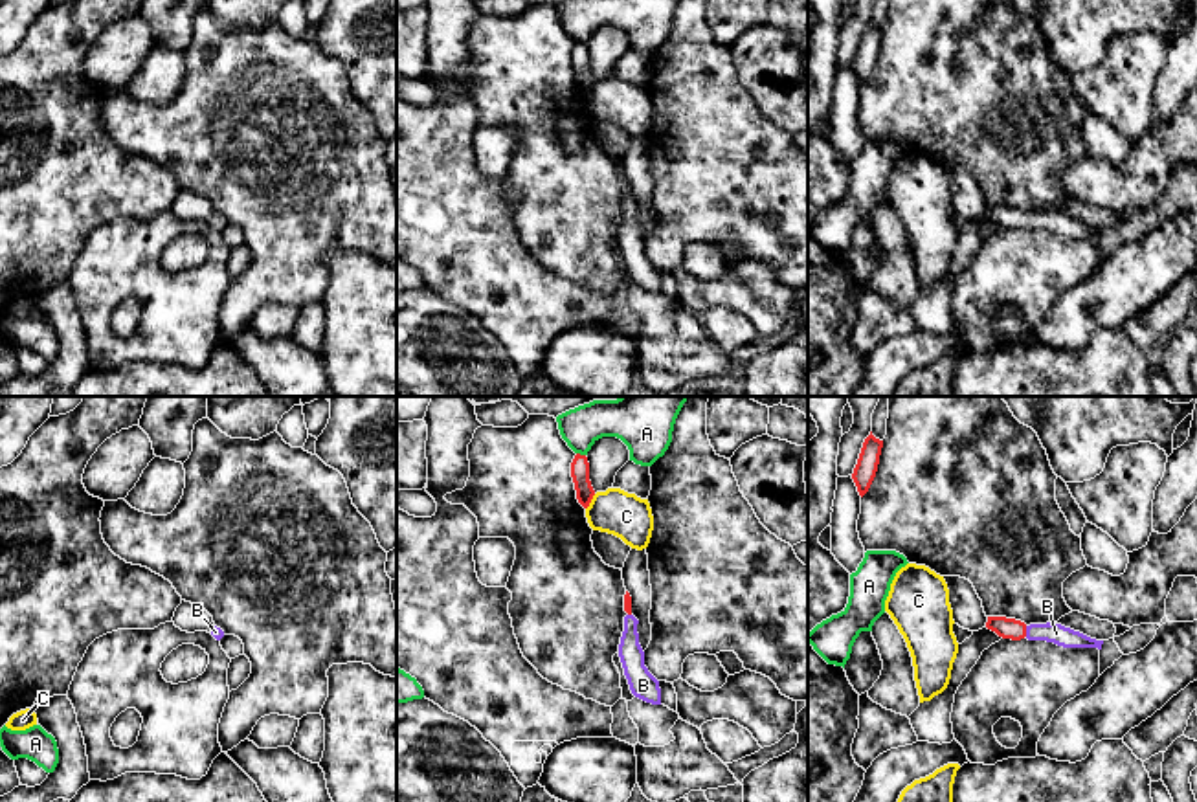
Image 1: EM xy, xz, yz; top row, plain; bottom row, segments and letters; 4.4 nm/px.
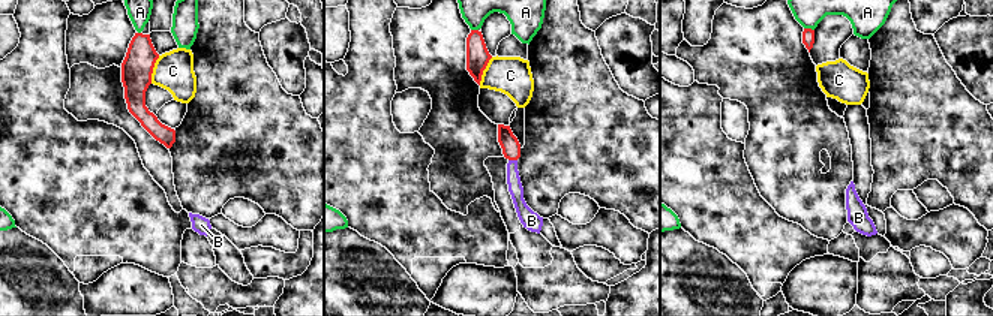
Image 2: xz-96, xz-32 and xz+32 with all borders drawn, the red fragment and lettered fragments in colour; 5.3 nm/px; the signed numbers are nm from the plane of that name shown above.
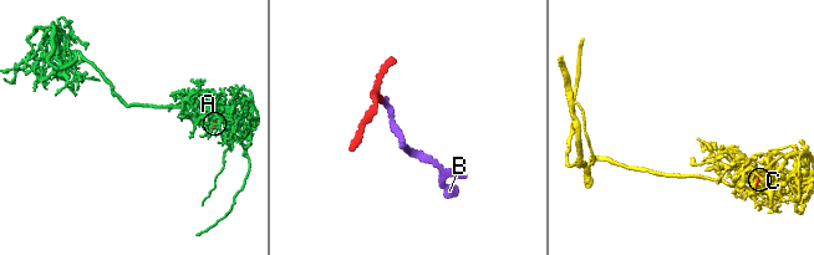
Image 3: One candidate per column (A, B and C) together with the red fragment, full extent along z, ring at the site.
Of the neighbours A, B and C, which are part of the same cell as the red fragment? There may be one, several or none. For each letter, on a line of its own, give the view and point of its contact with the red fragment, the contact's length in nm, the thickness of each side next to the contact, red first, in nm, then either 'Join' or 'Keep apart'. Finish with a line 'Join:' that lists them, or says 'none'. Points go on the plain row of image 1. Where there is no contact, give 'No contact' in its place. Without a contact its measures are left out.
A: Touches red at xz (579, 43). Shared border 40 nm. Thickness 80 nm (red) against 160 nm. Keep apart
B: Touches red at yz (1025, 221). Shared border 50 nm. Thickness 100 nm (red) against 90 nm. Join
C: Touches red at xz (590, 90). Shared border 80 nm. Thickness 80 nm (red) against 200 nm. Keep apart
Join: B

